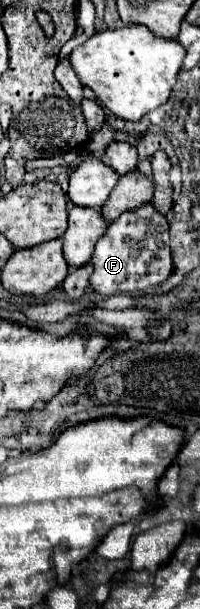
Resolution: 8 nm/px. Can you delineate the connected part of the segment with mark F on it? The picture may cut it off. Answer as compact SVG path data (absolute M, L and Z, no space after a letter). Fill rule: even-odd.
M151 203L121 213L107 231L99 237L93 257L93 273L89 277L89 289L99 295L135 293L145 291L153 285L161 285L171 275L171 253L169 253L169 225L167 219L155 211Z

